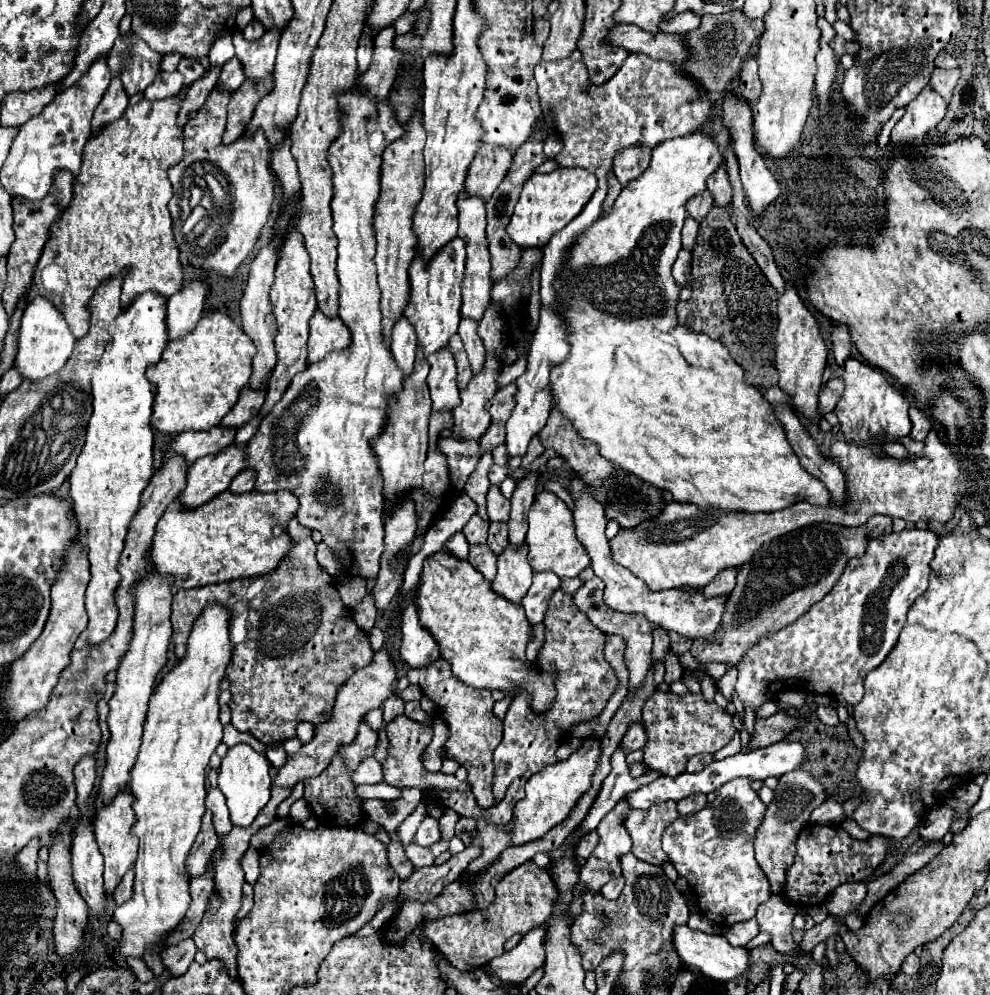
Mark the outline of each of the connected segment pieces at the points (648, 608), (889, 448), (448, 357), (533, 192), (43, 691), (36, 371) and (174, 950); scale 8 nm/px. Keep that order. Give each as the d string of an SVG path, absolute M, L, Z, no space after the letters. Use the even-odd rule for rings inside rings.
M578 475L570 479L570 495L574 499L574 525L576 525L576 537L584 545L590 557L590 567L594 569L594 575L604 581L604 603L620 613L642 613L646 619L654 625L660 625L664 629L676 631L682 637L688 639L714 639L716 627L720 623L724 603L726 599L704 599L702 591L698 593L686 593L680 589L666 589L666 591L650 591L642 579L636 579L628 569L620 567L612 559L610 543L604 535L606 529L606 519L604 519L604 505L598 503L592 497L592 489L586 485L584 479Z
M884 443L884 453L890 455L890 457L896 457L896 459L908 459L908 449L900 443Z
M448 347L426 357L430 363L428 387L434 401L434 411L452 411L460 403L460 391L456 385L456 363Z
M556 169L552 173L534 173L520 193L514 215L508 225L508 235L518 247L544 247L554 233L564 229L590 201L596 191L596 175L586 169Z
M76 535L76 539L72 539L72 545L64 555L64 563L52 585L52 609L48 615L48 623L44 627L44 635L40 635L40 639L32 643L32 647L24 653L24 657L20 657L16 663L10 665L10 671L6 674L6 681L3 683L4 707L6 707L4 725L14 727L26 715L48 703L48 697L54 691L60 673L70 665L70 651L88 623L84 607L84 591L88 581L90 581L90 571L88 571L86 549L78 543Z
M36 295L24 309L20 337L18 337L18 353L16 353L14 365L26 379L32 379L32 381L44 379L64 367L64 363L68 361L68 357L72 353L74 341L76 339L70 333L70 327L66 323L64 315L48 299Z
M186 939L174 947L168 947L164 953L162 953L162 963L166 967L166 971L170 973L170 977L180 977L188 971L190 963L194 961L194 955L196 955L196 945L192 943L192 939Z

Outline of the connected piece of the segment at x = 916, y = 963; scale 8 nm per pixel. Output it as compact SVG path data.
M910 953L910 955L904 959L901 965L901 971L906 975L912 976L918 973L918 969L920 969L920 959L918 959L914 953Z

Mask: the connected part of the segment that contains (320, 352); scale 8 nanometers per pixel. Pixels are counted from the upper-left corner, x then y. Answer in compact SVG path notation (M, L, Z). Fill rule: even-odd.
M316 309L312 319L310 319L308 363L316 363L316 361L324 359L324 355L328 351L344 349L348 345L350 345L350 331L342 323L342 319L338 319L338 317L328 319L320 309Z

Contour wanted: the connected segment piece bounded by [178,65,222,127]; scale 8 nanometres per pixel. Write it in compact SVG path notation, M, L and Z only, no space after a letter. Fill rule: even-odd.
M216 65L208 75L204 75L202 79L198 79L186 93L186 101L182 103L182 109L180 109L180 127L184 127L188 123L188 119L192 119L192 115L196 115L196 111L202 107L204 99L208 97L208 91L212 91L212 87L218 83L218 77L220 77L220 65Z

